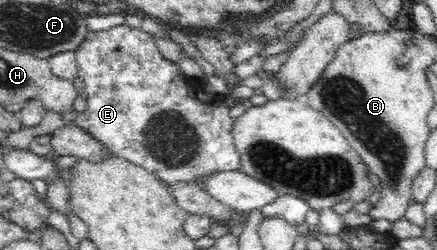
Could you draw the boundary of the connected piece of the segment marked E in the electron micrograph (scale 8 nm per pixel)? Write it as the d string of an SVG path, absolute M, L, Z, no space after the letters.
M127 24L114 26L105 31L89 32L87 37L81 42L79 48L75 51L77 61L77 77L83 80L85 89L82 95L87 100L87 109L83 113L78 114L73 125L77 125L83 129L87 135L93 137L95 141L103 144L105 151L109 151L110 155L117 156L123 160L130 161L135 165L144 167L149 173L157 175L166 186L171 187L175 183L194 183L202 188L201 180L204 180L208 175L220 171L240 171L240 157L235 149L231 129L235 125L233 117L229 115L230 106L226 105L225 97L204 93L205 85L201 80L189 78L178 78L178 72L181 71L178 63L173 63L165 59L165 57L157 49L153 34L144 32L137 28L131 28Z

